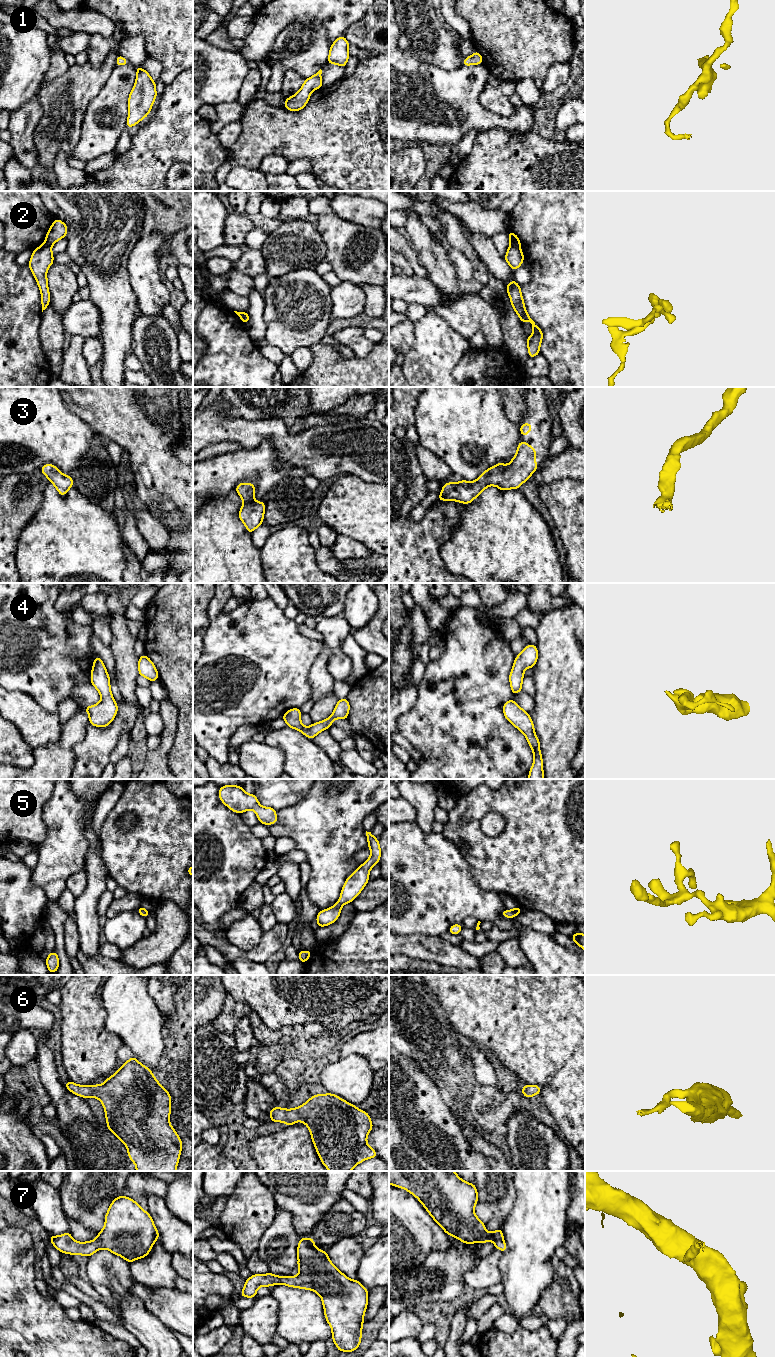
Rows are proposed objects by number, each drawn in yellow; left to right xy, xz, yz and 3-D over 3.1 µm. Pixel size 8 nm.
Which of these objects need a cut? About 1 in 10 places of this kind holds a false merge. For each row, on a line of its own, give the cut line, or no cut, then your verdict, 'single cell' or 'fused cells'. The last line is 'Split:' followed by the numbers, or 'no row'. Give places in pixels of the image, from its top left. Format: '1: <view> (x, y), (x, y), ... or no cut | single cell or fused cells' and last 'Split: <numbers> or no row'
1: no cut | single cell
2: no cut | single cell
3: no cut | single cell
4: no cut | single cell
5: no cut | single cell
6: no cut | single cell
7: no cut | single cell
Split: no row

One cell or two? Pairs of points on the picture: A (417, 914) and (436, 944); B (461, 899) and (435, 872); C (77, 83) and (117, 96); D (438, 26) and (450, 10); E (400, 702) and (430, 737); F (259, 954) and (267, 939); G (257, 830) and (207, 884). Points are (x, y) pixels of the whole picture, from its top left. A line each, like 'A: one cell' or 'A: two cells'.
A: two cells
B: one cell
C: two cells
D: two cells
E: two cells
F: one cell
G: two cells

